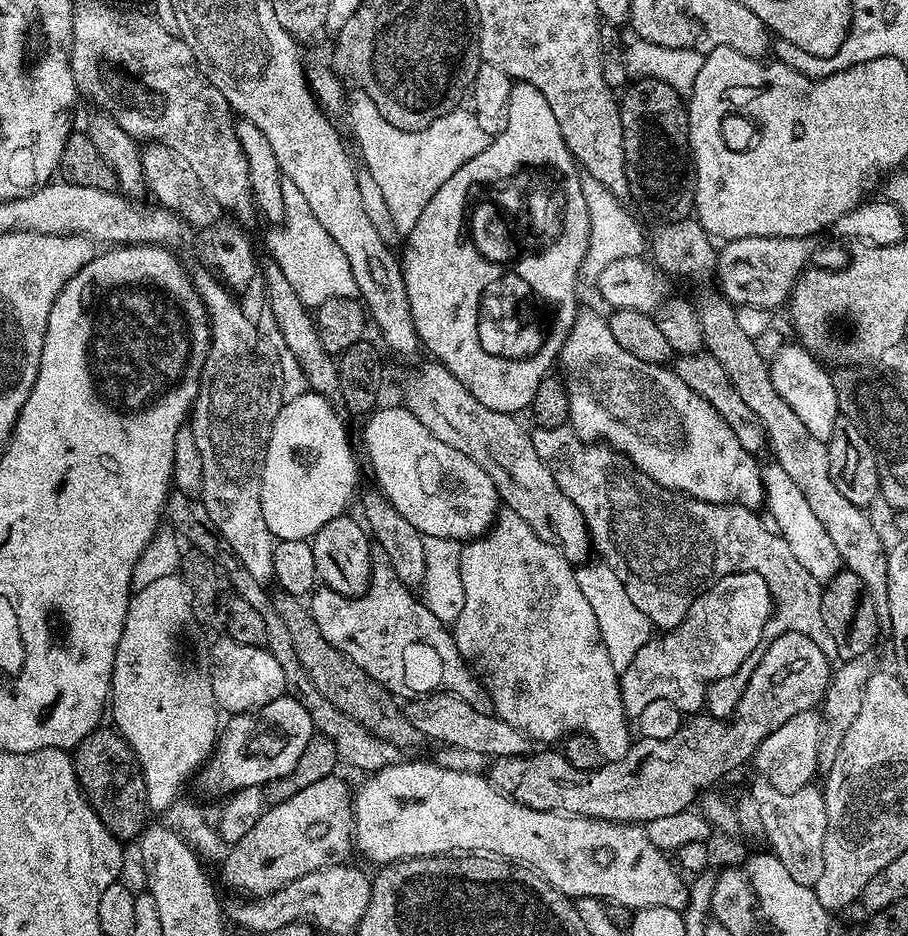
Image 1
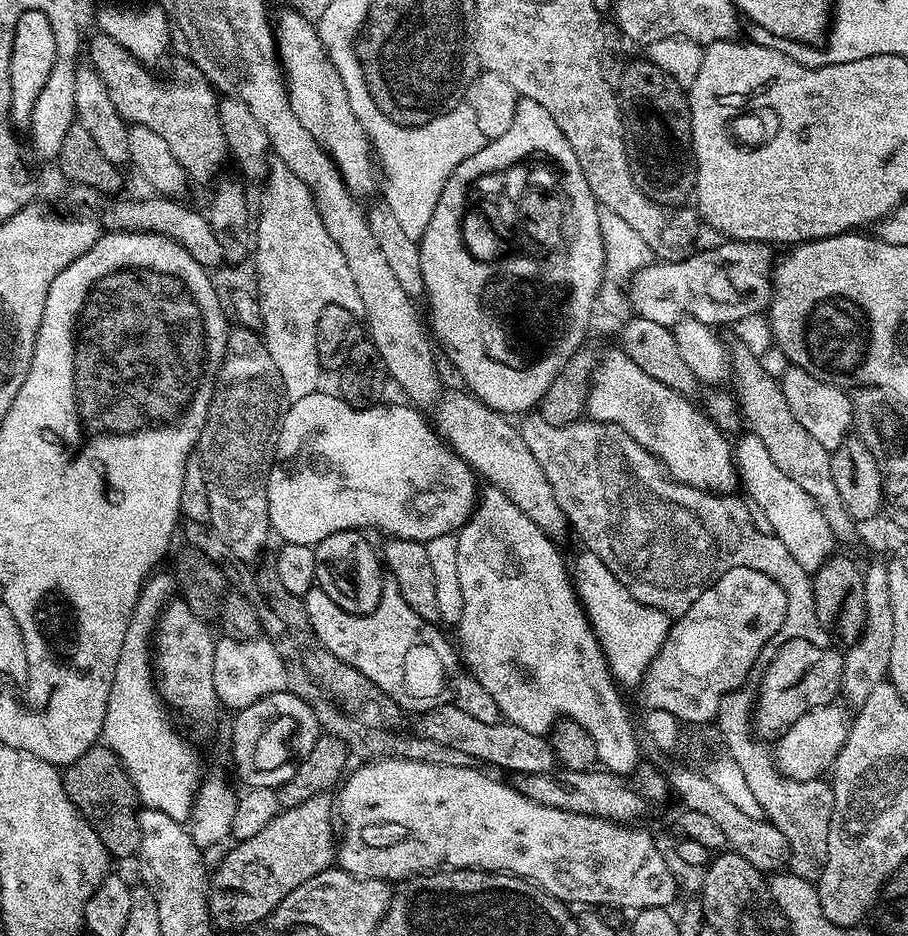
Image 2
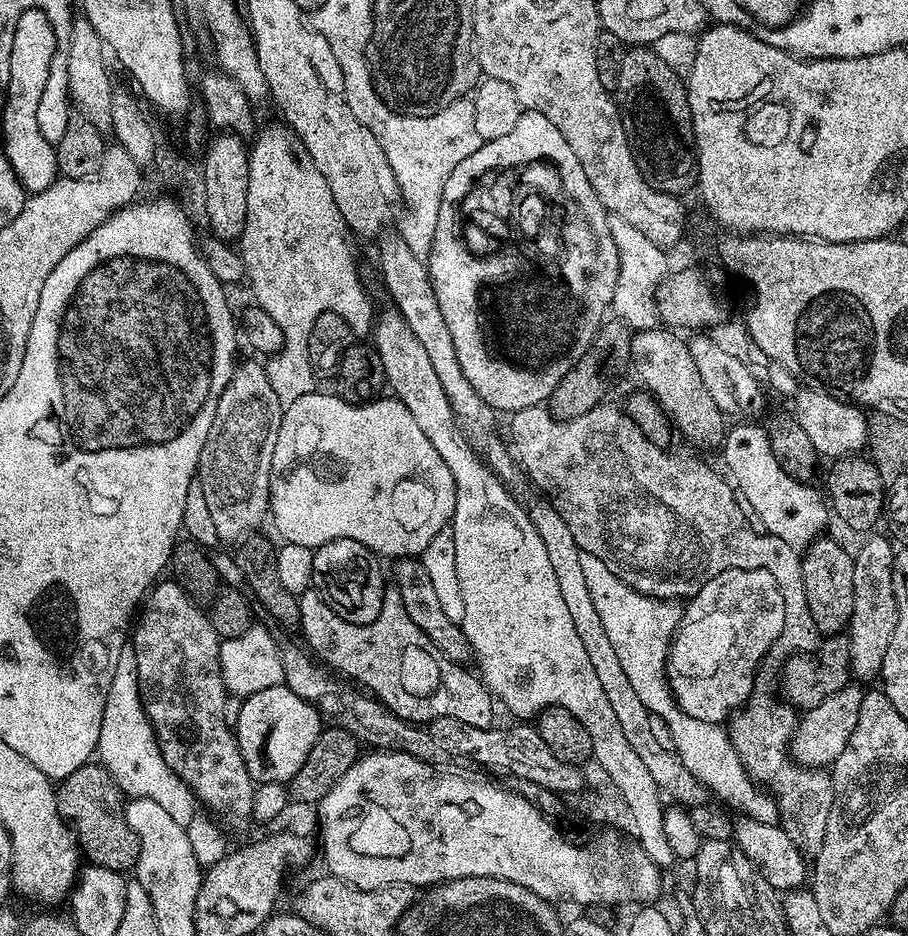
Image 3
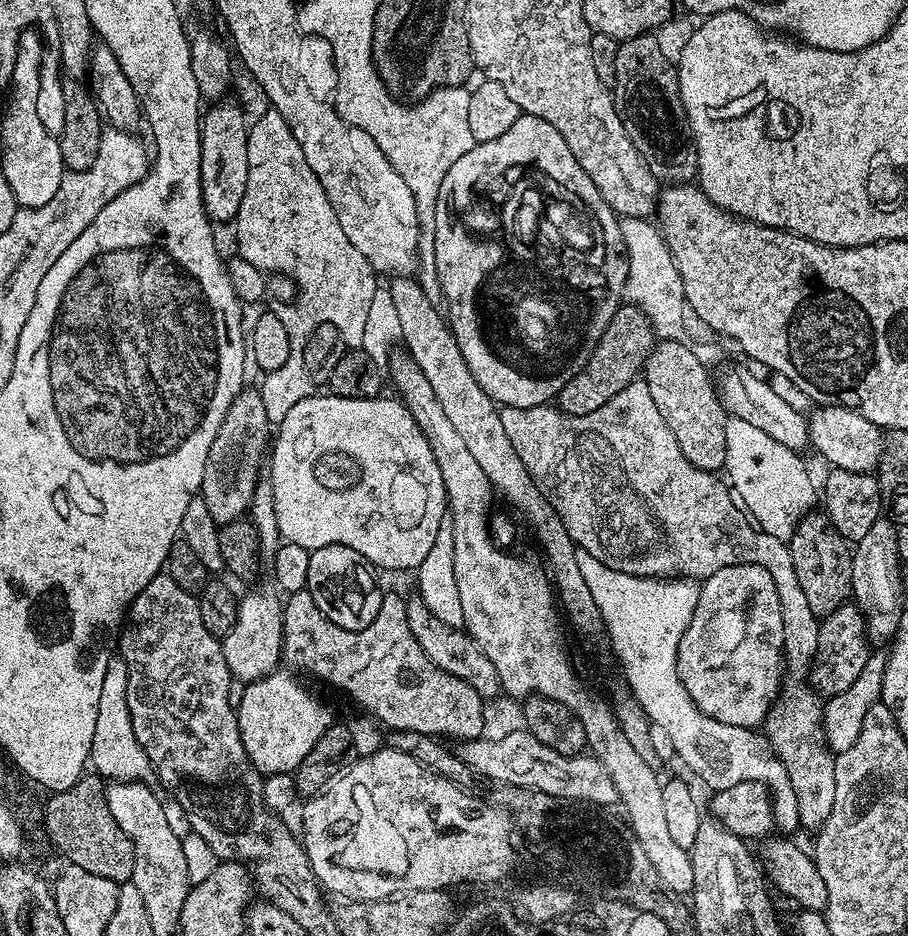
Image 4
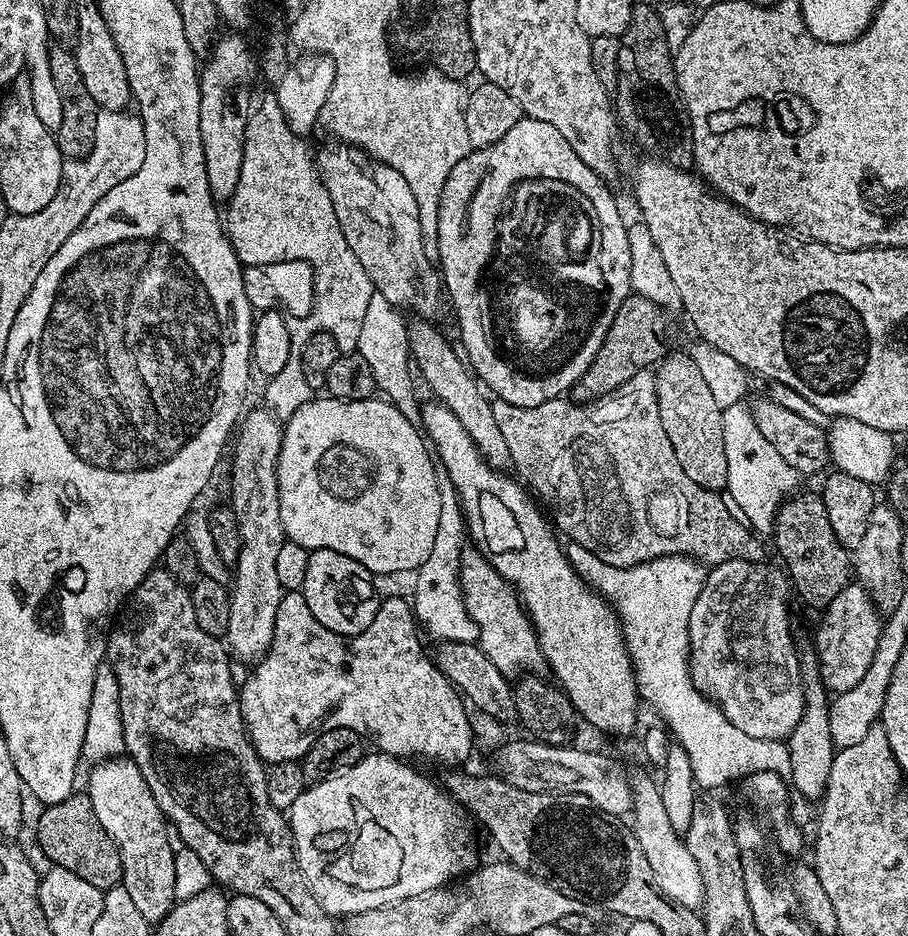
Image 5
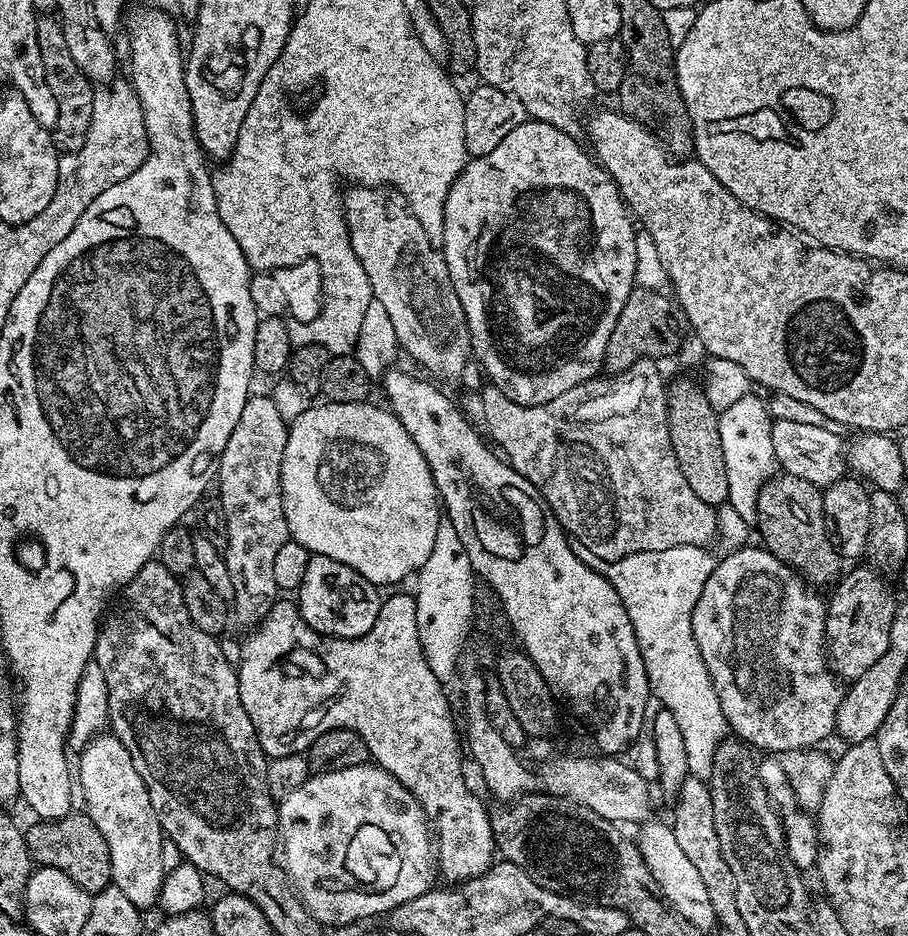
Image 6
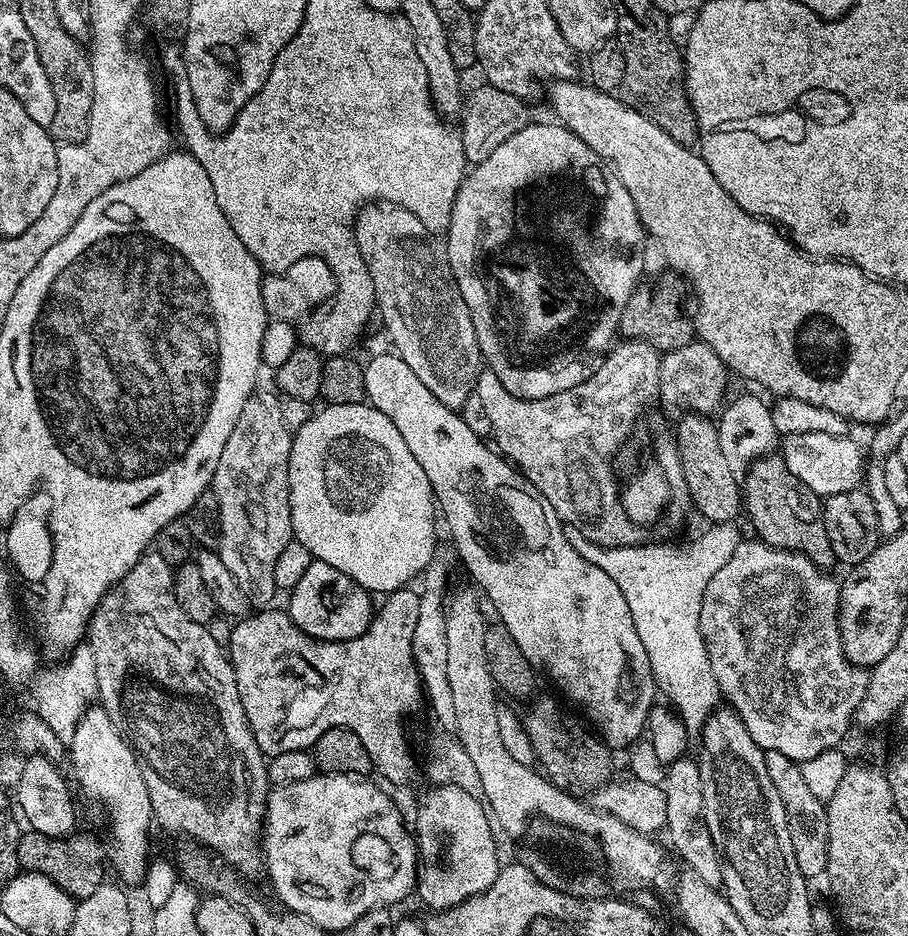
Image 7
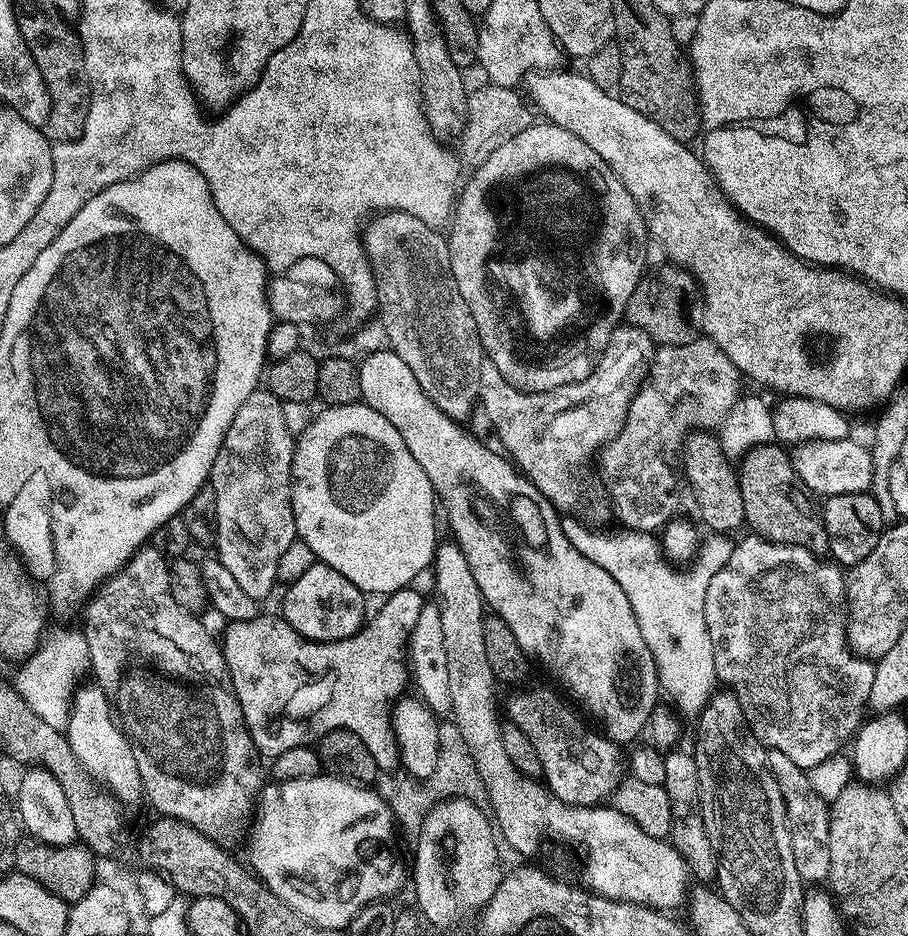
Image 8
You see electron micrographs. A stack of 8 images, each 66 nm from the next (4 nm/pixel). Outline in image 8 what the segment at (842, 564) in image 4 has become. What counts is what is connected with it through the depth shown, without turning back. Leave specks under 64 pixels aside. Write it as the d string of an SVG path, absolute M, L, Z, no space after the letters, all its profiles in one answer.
M773 442L759 444L756 448L748 449L743 456L739 457L738 475L742 490L744 523L755 535L763 536L765 540L772 540L775 544L793 544L817 554L827 553L828 539L821 509L818 504L815 504L817 501L814 499L813 493L809 492L808 487L802 482L802 478L798 478L798 474L792 466L792 456L783 451L787 452L779 443Z

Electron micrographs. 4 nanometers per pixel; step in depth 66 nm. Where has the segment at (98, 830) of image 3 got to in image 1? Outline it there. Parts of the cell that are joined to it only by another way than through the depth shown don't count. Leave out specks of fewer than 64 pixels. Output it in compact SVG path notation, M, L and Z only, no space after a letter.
M96 728L82 743L76 745L76 776L80 780L81 788L84 789L84 796L98 814L100 821L122 842L132 842L144 832L149 823L148 784L144 780L135 750L119 732L108 728Z

